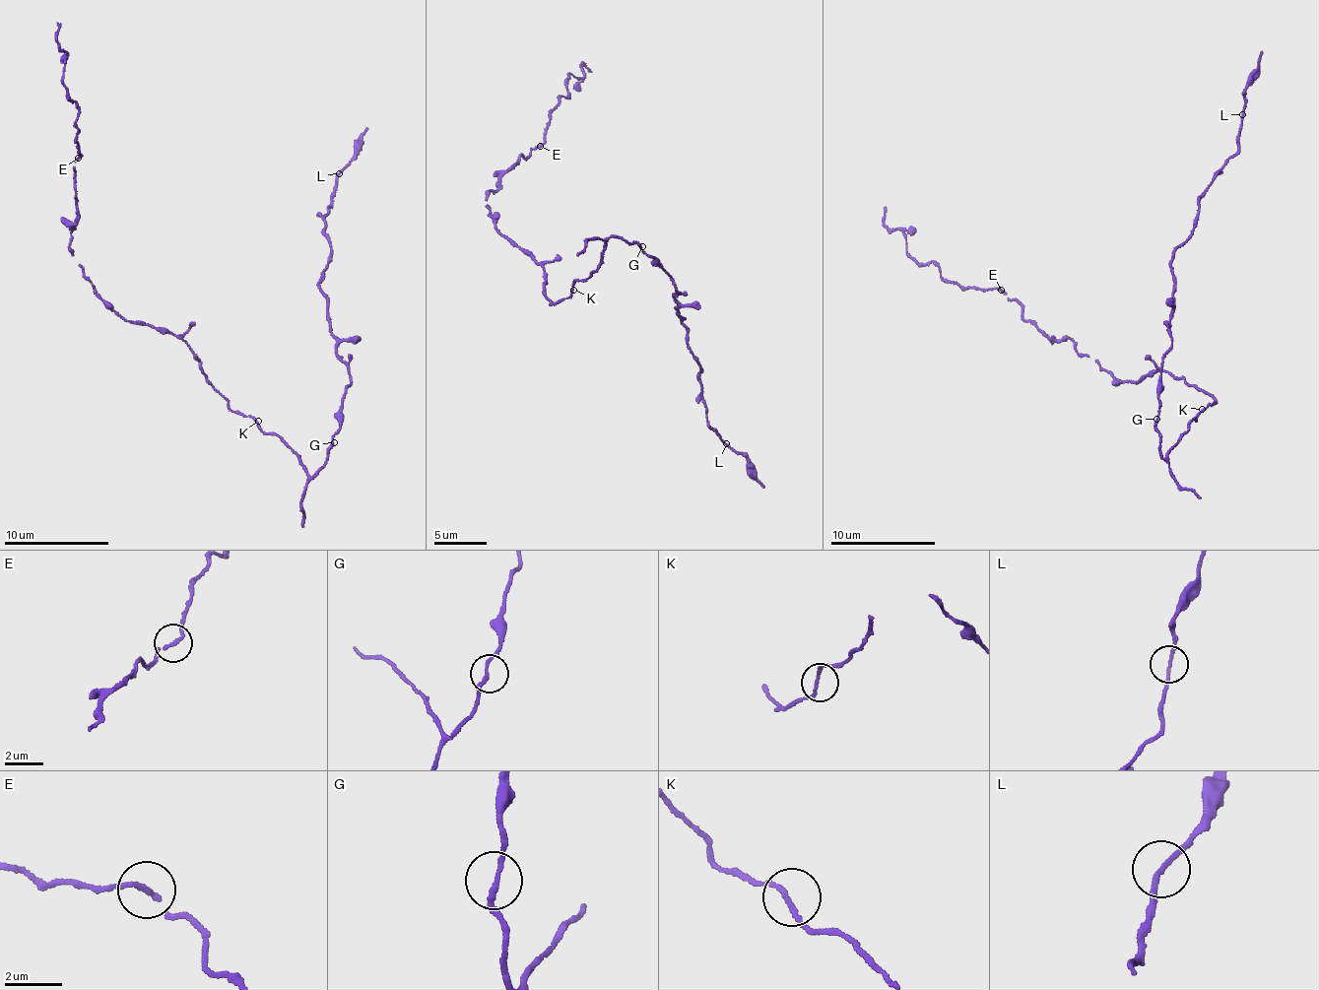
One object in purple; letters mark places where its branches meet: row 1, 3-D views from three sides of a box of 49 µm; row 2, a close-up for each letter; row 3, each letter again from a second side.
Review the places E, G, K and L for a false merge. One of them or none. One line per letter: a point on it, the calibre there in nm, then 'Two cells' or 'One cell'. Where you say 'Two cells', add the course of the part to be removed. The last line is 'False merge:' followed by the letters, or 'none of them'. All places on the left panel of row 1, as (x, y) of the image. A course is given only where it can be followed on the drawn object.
E: Place: (78, 158). Thickness 160 nm. One cell
G: Place: (334, 442). Thickness 160 nm. One cell
K: Place: (258, 421). Thickness 160 nm. One cell
L: Place: (339, 173). Thickness 160 nm. One cell
False merge: none of them

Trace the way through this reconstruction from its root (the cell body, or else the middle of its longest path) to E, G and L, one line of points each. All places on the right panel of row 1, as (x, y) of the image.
E: (1202, 410), (1214, 398), (1183, 378), (1158, 370), (1121, 382), (1069, 339), (1049, 339), (1000, 291)
G: (1202, 410), (1166, 458), (1162, 455), (1156, 419)
L: (1202, 410), (1166, 458), (1156, 415), (1172, 254), (1237, 151), (1243, 114)

